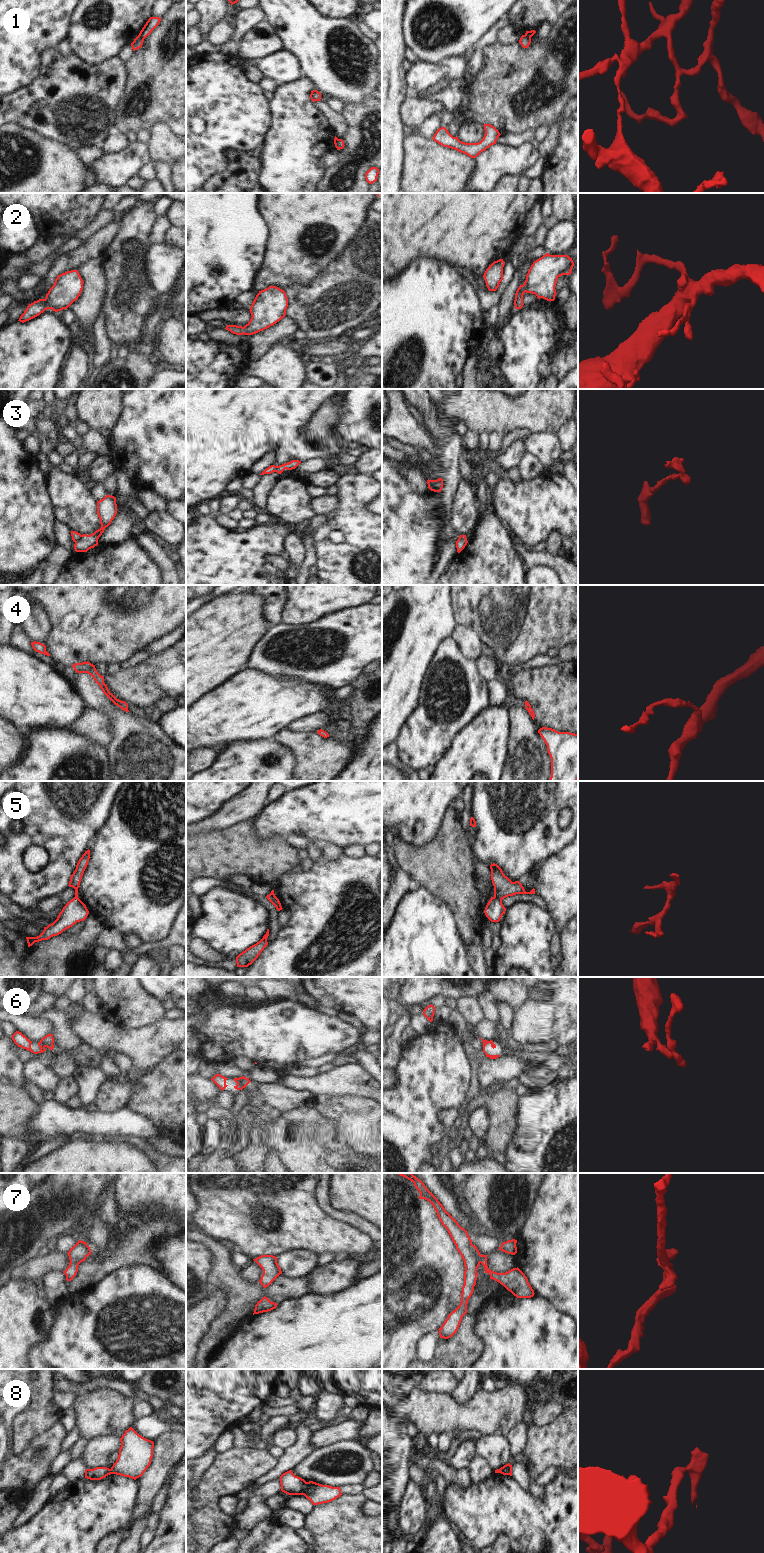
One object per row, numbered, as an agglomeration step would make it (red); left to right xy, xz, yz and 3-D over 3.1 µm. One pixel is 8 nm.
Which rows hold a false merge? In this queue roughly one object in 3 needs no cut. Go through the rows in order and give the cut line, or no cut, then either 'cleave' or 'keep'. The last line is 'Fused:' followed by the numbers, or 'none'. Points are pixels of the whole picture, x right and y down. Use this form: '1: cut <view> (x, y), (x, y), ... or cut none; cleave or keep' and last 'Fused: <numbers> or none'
1: cut xy (139, 34), (143, 39); cleave
2: cut none; keep
3: cut xy (81, 535), (74, 541); cleave
4: cut none; keep
5: cut yz (494, 896), (501, 900); cleave
6: cut xy (39, 1042), (45, 1046); cleave
7: cut none; keep
8: cut xz (307, 1482), (307, 1488), (303, 1494); cleave
Fused: 1, 3, 5, 6, 8

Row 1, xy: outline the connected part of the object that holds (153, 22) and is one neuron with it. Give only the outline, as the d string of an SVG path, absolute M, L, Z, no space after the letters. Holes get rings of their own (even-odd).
M150 17L142 30L140 31L139 35L145 39L151 32L159 25L161 18L159 17Z

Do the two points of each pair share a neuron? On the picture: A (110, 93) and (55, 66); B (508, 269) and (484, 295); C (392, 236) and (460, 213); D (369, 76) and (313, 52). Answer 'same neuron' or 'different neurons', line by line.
A: same neuron
B: same neuron
C: same neuron
D: same neuron

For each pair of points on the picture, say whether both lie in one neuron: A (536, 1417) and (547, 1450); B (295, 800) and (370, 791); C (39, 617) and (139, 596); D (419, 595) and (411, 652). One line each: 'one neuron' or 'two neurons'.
A: two neurons
B: one neuron
C: two neurons
D: one neuron

